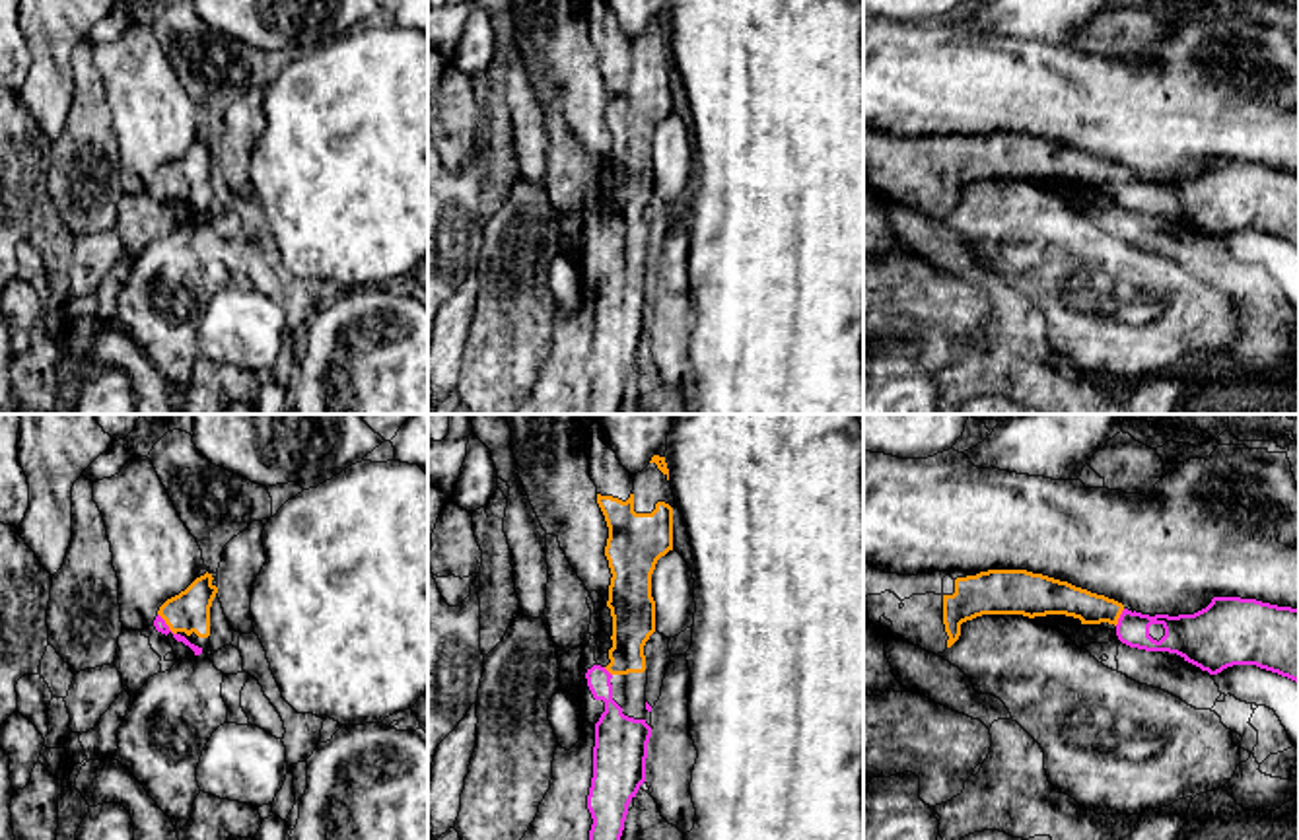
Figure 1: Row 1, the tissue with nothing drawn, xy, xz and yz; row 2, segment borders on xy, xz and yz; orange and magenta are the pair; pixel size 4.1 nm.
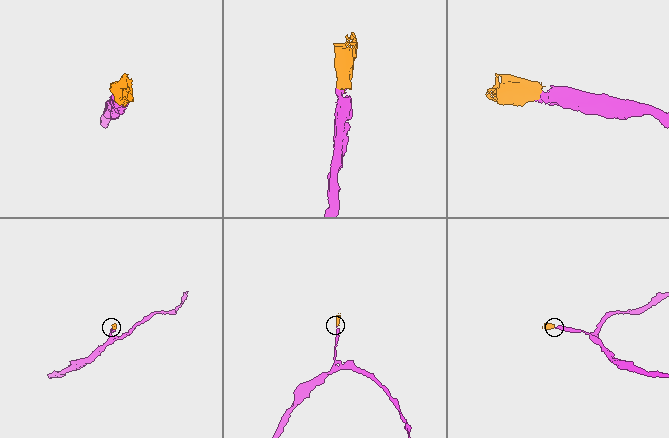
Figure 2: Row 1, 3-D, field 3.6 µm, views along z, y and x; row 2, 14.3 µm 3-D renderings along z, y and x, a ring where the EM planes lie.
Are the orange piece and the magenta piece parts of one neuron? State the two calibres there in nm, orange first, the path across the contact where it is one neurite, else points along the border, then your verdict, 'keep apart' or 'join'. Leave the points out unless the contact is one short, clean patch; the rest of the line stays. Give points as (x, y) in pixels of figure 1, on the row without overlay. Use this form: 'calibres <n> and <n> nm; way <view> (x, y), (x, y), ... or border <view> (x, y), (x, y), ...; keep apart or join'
calibres 170 and 50 nm; way xy (189, 175), (174, 179), (166, 187), (160, 189); join

